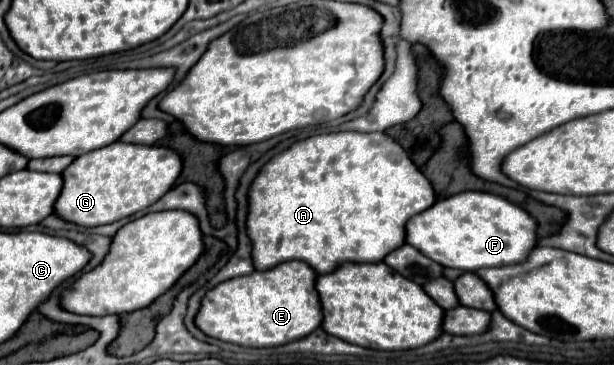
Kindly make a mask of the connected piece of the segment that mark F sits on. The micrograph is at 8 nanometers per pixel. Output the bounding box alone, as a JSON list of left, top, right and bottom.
[406,192,538,272]

